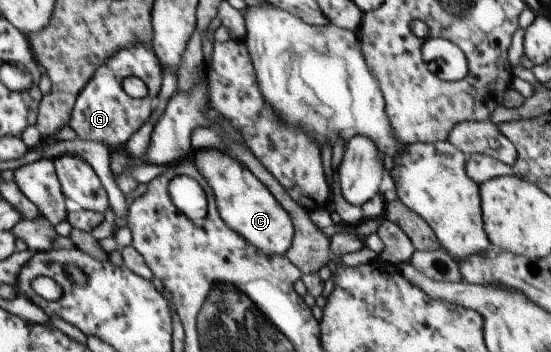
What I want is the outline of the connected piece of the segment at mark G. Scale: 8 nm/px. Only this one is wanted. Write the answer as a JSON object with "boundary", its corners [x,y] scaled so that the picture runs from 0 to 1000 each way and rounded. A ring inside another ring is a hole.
{"boundary":[[[234,122],[176,190],[134,290],[125,355],[145,395],[191,406],[201,429],[225,420],[238,386],[270,341],[294,236],[294,190],[276,134],[267,139],[256,122]],[[236,216],[256,224],[267,247],[267,270],[258,281],[241,281],[227,264],[223,230]]]}

